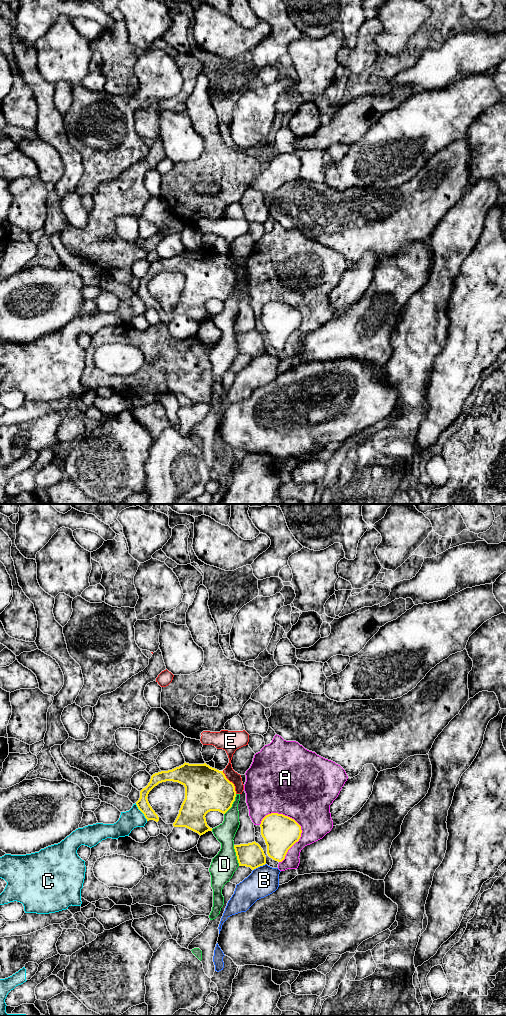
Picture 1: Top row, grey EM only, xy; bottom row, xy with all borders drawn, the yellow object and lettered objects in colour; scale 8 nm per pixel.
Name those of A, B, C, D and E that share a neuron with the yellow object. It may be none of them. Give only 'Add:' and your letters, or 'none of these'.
Add: none of these

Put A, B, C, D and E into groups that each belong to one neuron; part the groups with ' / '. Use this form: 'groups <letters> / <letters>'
groups A / B / C D E

